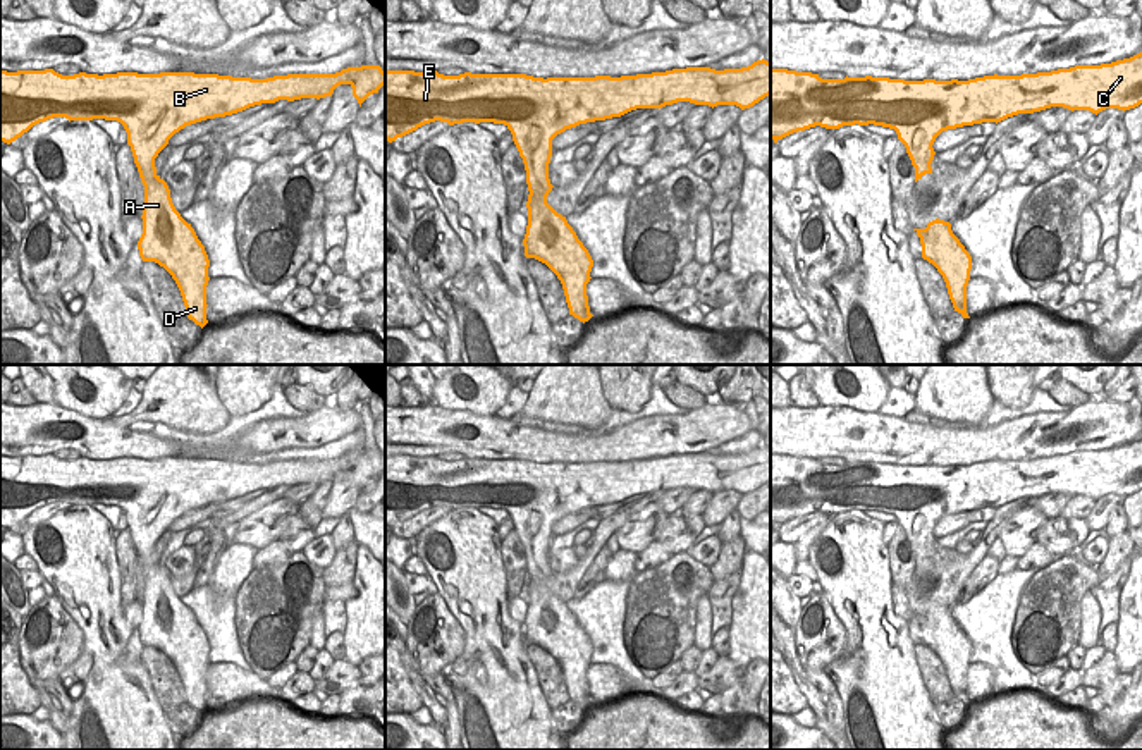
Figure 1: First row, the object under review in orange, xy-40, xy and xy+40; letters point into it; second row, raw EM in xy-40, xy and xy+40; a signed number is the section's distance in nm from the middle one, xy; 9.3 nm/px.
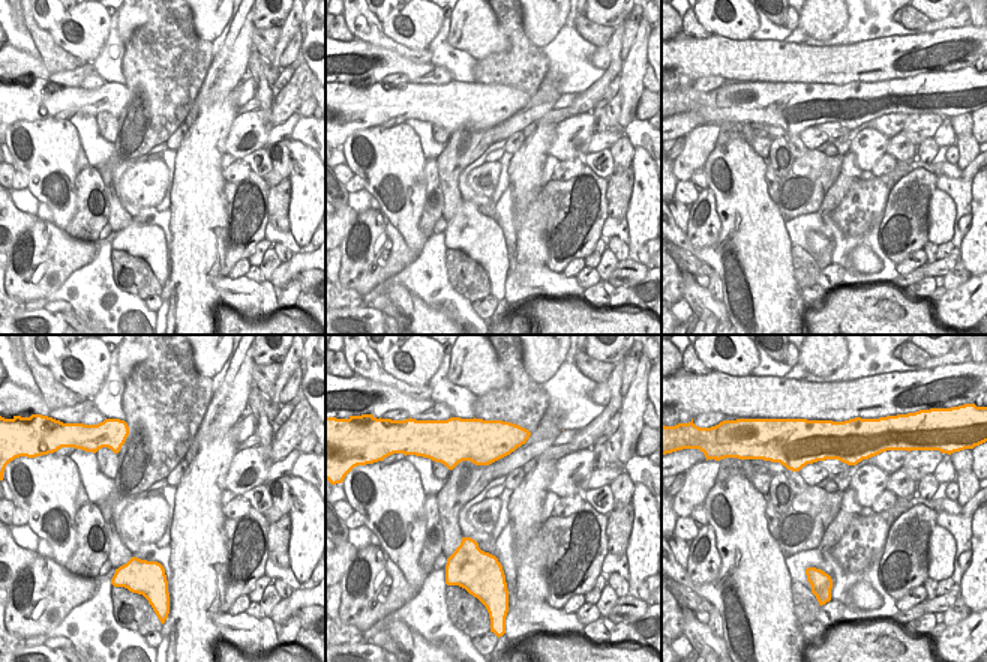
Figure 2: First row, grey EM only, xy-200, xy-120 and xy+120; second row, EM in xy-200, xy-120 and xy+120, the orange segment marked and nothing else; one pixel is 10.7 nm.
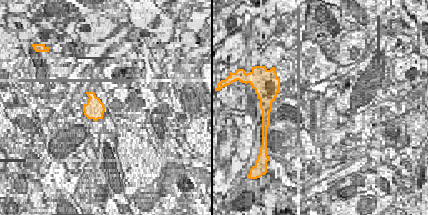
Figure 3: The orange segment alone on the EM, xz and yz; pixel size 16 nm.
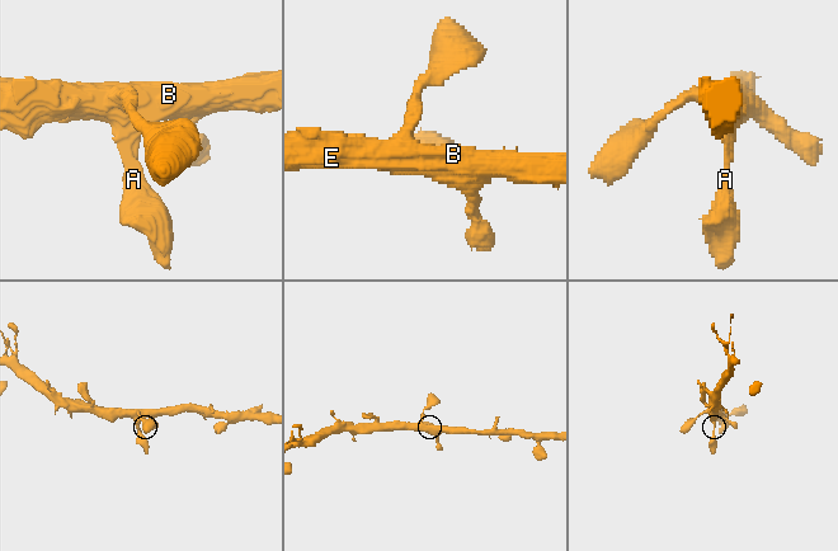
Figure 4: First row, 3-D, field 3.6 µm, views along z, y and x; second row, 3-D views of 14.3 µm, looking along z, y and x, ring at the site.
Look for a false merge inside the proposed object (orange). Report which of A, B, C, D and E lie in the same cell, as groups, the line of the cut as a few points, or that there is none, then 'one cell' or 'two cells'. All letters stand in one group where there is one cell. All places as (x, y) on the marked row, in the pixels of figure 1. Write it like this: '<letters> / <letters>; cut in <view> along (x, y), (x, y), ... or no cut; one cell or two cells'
A B C D E; no cut; one cell

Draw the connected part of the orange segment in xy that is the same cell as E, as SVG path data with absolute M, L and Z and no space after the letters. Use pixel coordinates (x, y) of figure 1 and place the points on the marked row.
M757 60L748 67L715 71L710 67L686 67L636 76L595 77L533 77L526 74L471 74L444 76L437 71L385 71L385 139L389 143L418 127L440 120L449 126L463 122L504 124L523 158L528 184L528 225L523 239L525 256L545 263L561 280L569 315L588 322L586 284L593 260L578 239L566 217L557 213L547 196L552 191L549 163L552 139L580 124L621 117L636 108L662 108L678 101L695 105L753 107L771 95L771 62Z

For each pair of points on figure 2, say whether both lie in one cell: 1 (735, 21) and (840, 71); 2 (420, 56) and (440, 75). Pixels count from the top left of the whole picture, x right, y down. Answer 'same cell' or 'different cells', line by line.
1: different cells
2: different cells

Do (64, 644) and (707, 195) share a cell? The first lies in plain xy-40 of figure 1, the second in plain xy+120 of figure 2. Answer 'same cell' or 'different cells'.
same cell

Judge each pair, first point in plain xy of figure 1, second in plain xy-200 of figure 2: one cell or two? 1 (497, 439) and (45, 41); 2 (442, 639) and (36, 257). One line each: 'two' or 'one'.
1: two
2: one

